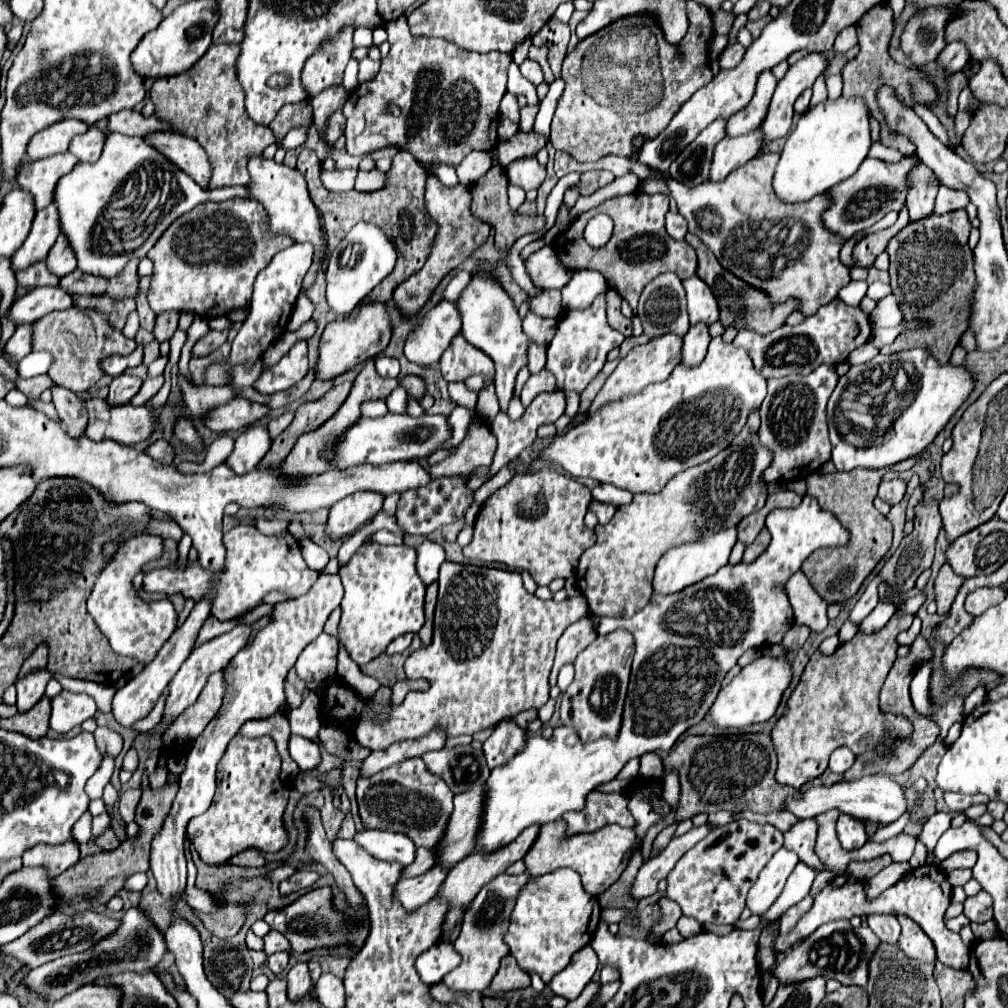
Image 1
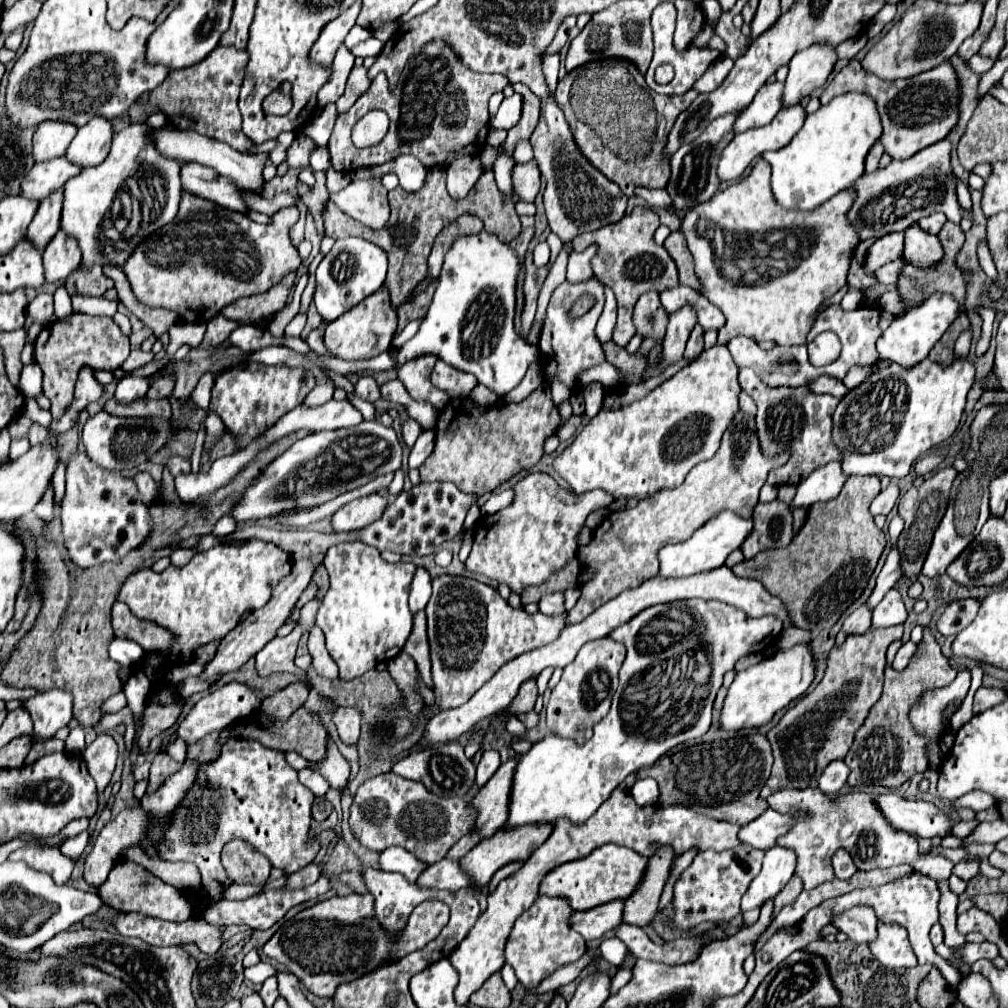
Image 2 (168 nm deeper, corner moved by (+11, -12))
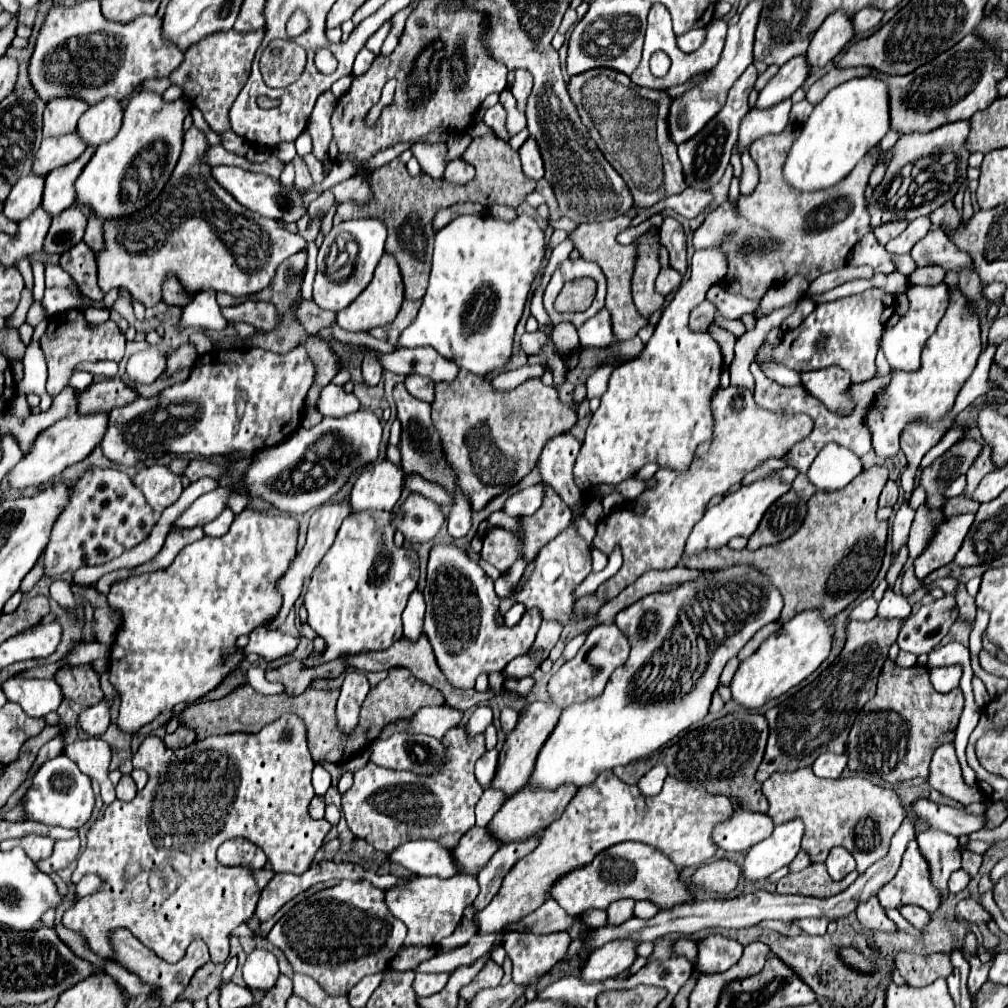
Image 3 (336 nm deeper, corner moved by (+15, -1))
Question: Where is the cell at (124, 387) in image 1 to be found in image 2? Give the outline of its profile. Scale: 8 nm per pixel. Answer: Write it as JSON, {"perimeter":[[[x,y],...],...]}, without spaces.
{"perimeter":[[[125,376],[117,384],[115,400],[117,402],[133,402],[137,398],[145,398],[149,386],[151,386],[149,376]]]}

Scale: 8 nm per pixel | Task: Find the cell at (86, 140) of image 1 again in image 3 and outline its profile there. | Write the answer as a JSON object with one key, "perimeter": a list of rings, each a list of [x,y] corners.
{"perimeter":[[[103,99],[101,103],[91,105],[79,119],[77,135],[89,145],[97,147],[105,141],[111,141],[123,119],[123,109],[115,99]]]}

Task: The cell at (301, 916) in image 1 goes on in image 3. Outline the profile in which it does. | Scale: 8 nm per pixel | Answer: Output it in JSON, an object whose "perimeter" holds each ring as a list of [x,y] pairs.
{"perimeter":[[[341,881],[335,887],[323,889],[309,899],[303,899],[293,909],[289,909],[269,931],[267,941],[281,949],[289,959],[295,973],[315,979],[327,995],[347,995],[363,977],[381,973],[389,961],[397,955],[407,935],[405,923],[393,919],[389,909],[383,903],[383,891],[377,889],[371,881]]]}

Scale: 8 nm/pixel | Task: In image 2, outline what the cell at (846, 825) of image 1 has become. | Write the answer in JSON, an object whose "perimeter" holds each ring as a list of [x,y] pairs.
{"perimeter":[[[837,850],[837,854],[833,856],[833,870],[835,870],[835,878],[839,880],[849,880],[857,872],[847,850]]]}

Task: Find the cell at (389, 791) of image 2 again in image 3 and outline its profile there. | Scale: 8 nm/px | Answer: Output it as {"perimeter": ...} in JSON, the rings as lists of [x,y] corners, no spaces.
{"perimeter":[[[455,727],[443,739],[449,743],[449,753],[459,753],[459,757],[451,757],[445,771],[437,775],[423,777],[409,771],[391,771],[375,763],[355,771],[353,785],[341,799],[347,825],[355,837],[365,839],[383,853],[411,839],[435,839],[441,847],[449,849],[475,825],[473,807],[483,795],[483,787],[473,775],[473,765],[485,753],[483,735],[469,741],[463,727]]]}

